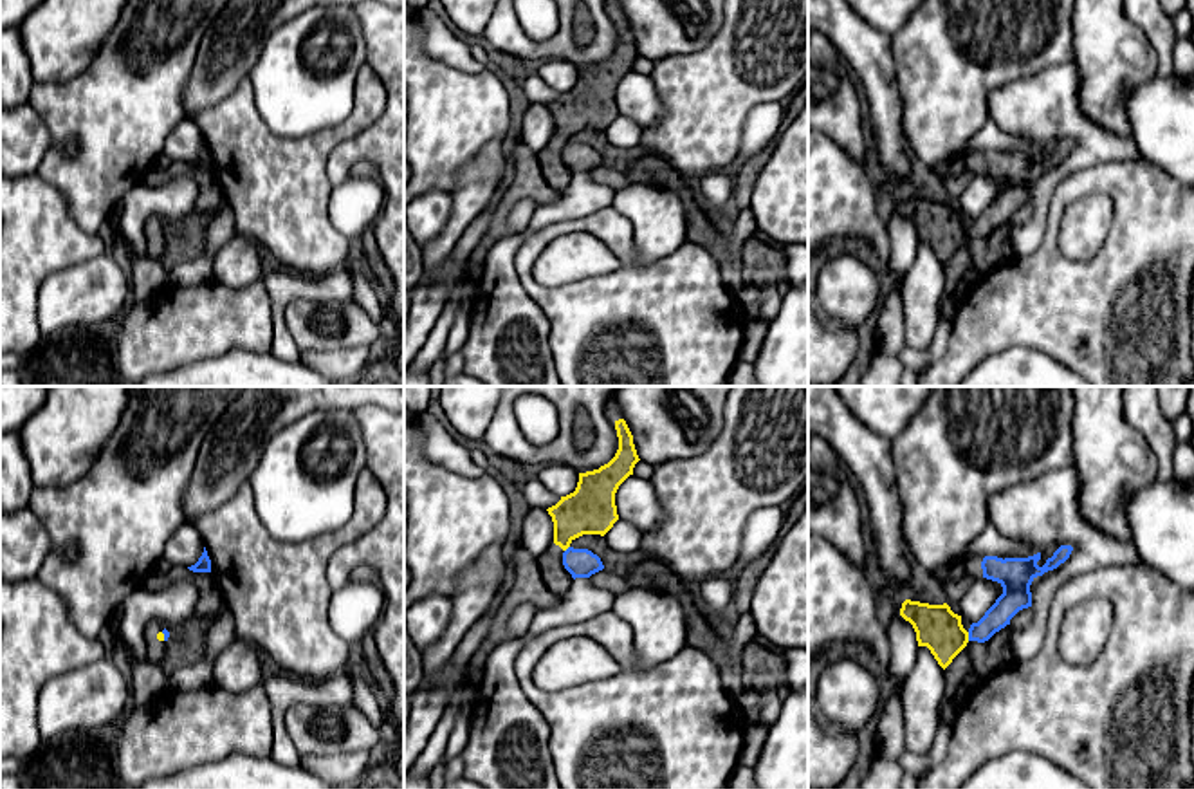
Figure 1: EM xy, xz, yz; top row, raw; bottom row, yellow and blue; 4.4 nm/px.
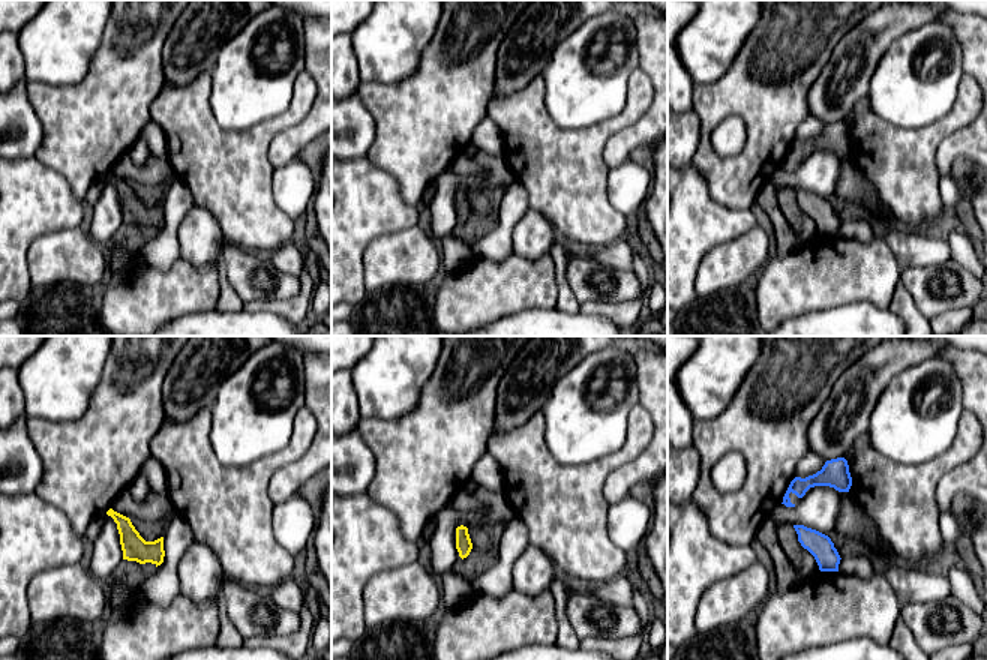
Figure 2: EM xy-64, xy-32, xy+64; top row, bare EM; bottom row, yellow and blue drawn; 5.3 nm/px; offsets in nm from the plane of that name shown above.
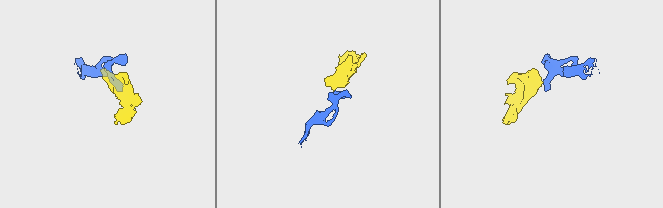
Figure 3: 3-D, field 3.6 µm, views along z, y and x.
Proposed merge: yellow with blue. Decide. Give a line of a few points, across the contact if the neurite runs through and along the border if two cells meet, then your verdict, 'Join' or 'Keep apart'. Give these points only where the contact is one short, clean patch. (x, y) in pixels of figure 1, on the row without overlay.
Line: yz (967, 228), (969, 235). Keep apart

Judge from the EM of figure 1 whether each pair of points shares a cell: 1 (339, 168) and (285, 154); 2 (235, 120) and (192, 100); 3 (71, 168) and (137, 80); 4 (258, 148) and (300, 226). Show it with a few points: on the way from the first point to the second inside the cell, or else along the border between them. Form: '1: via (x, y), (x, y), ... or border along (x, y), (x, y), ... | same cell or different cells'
1: border along (354, 134), (329, 157), (325, 176), (330, 185) | different cells
2: border along (244, 80), (192, 120) | different cells
3: via (92, 147), (116, 123), (116, 116), (127, 102) | same cell
4: via (258, 168), (278, 192), (284, 206) | same cell

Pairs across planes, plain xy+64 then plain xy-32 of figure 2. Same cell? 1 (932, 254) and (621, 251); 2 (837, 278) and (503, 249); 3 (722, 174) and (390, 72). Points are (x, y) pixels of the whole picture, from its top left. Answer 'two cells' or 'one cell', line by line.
1: one cell
2: two cells
3: two cells

